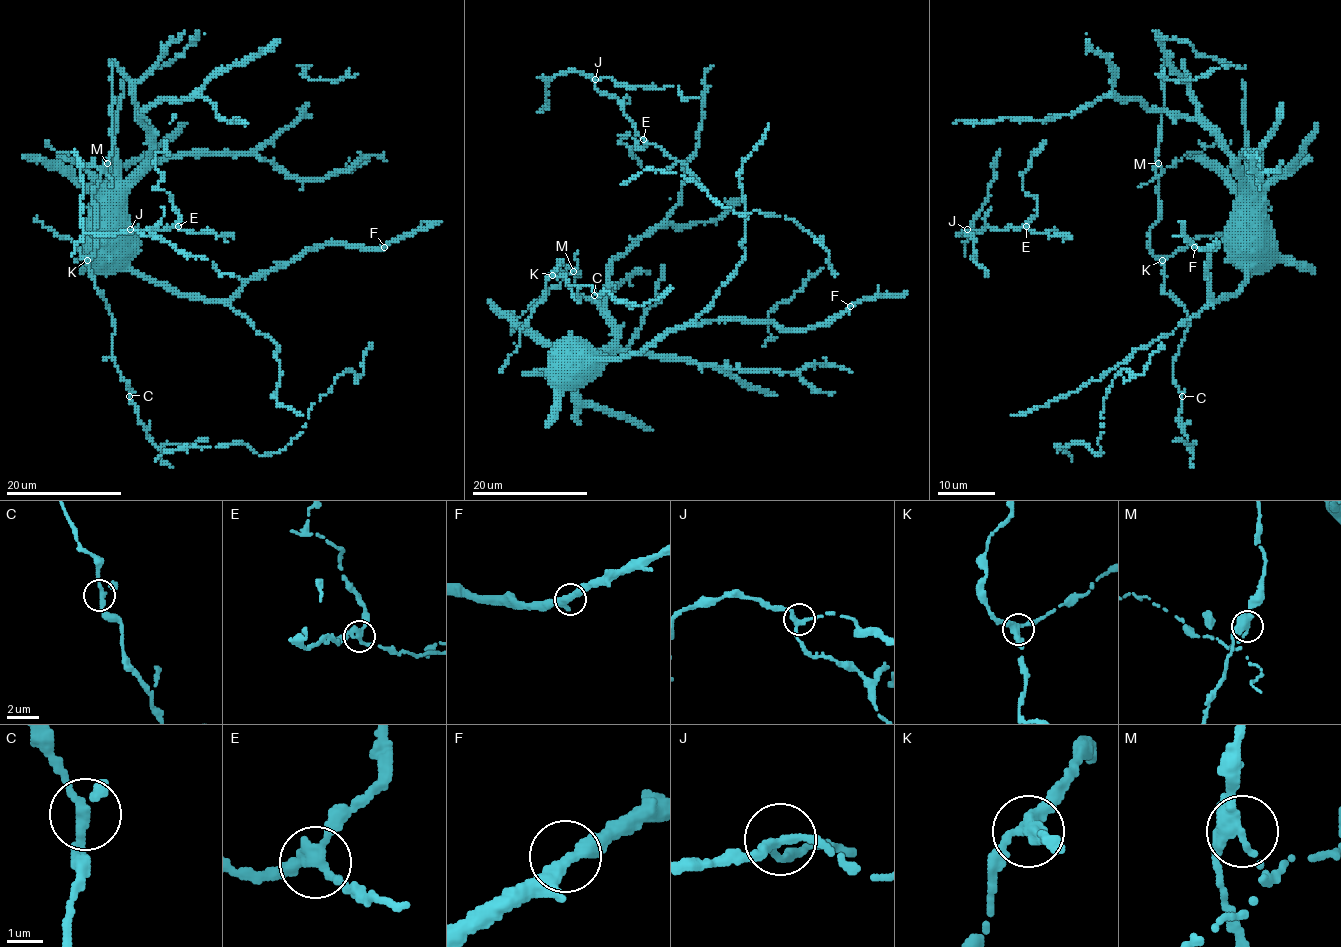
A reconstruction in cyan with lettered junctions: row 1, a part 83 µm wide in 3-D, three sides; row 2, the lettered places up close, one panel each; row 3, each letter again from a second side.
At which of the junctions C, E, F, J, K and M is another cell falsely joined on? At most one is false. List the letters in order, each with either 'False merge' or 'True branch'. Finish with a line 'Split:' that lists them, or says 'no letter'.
C: True branch
E: True branch
F: True branch
J: True branch
K: True branch
M: False merge
Split: M

